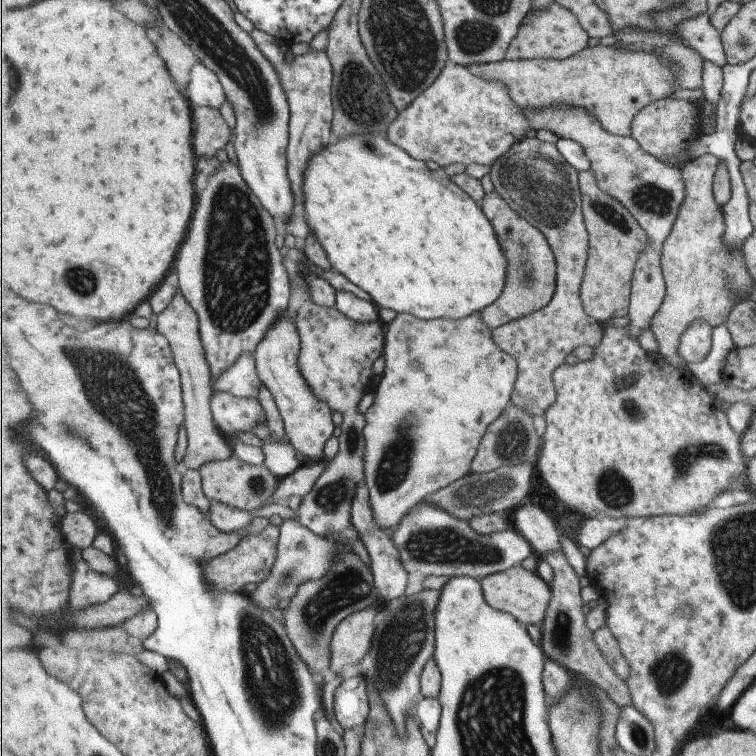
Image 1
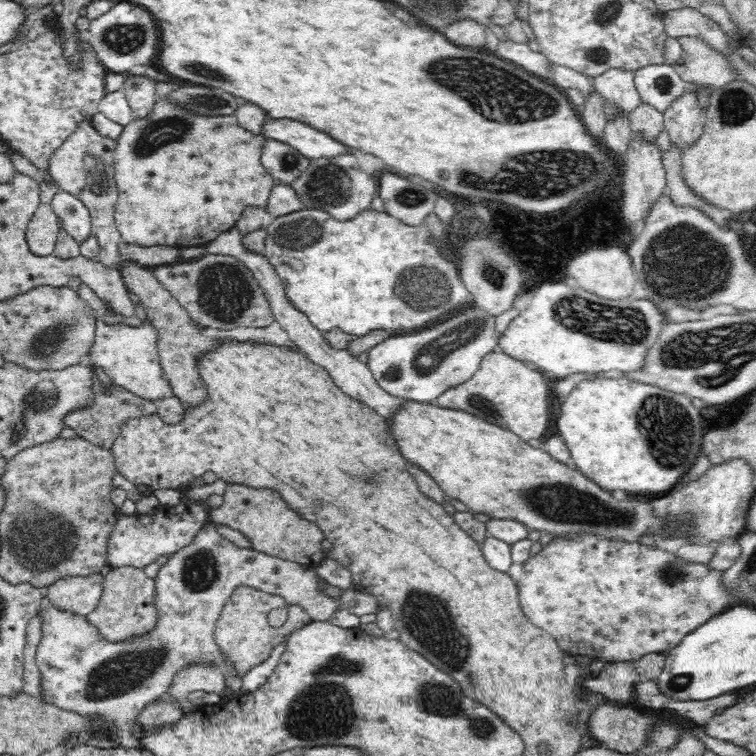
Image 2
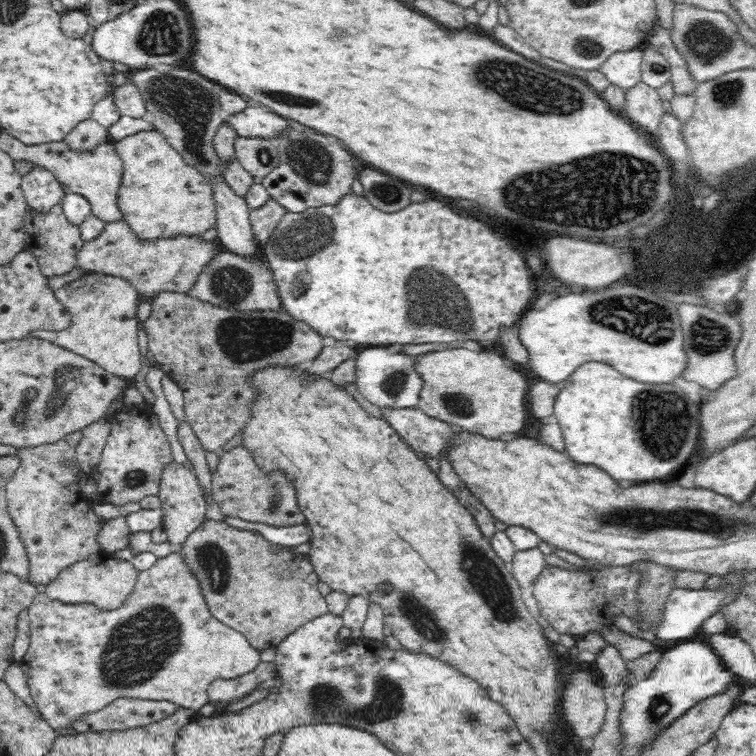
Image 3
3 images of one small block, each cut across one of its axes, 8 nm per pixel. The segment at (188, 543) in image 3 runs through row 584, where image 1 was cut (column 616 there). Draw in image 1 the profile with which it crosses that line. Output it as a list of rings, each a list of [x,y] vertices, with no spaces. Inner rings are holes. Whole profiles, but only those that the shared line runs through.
[[[593,170],[579,171],[579,190],[586,228],[590,234],[590,253],[582,284],[583,306],[596,322],[628,316],[638,260],[650,245],[650,236],[619,199],[599,186]]]

